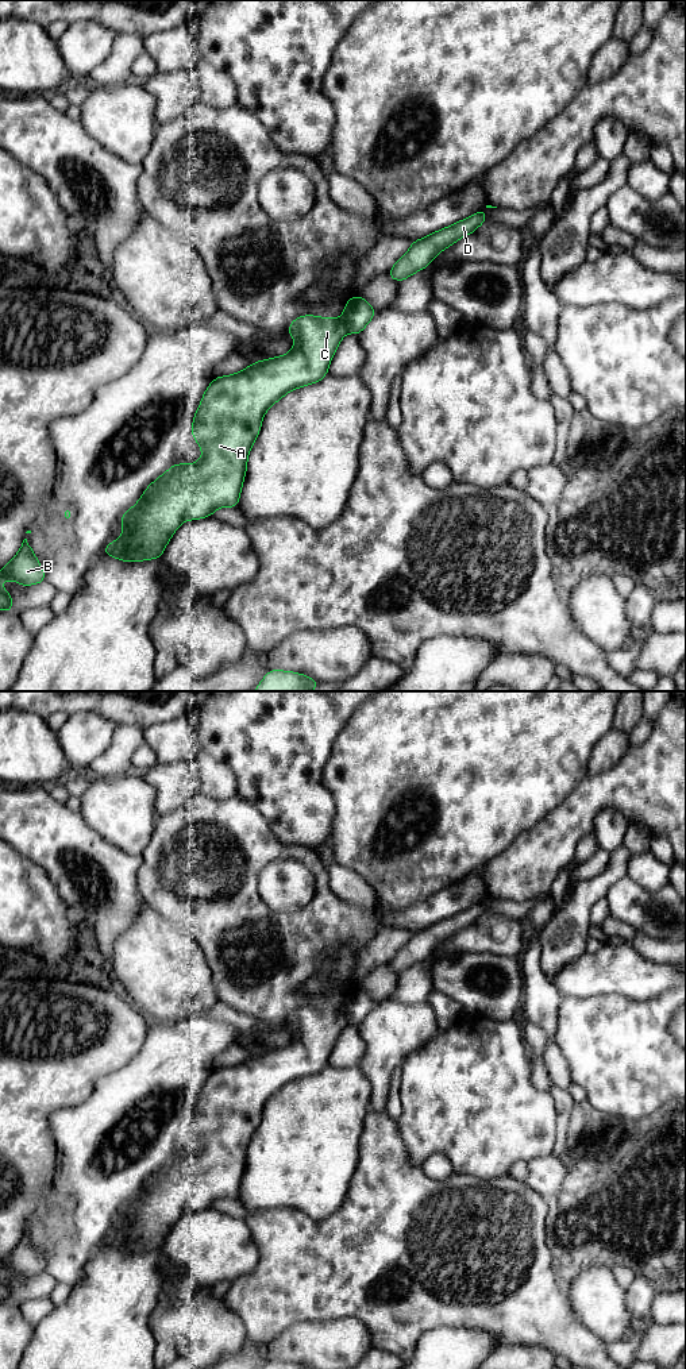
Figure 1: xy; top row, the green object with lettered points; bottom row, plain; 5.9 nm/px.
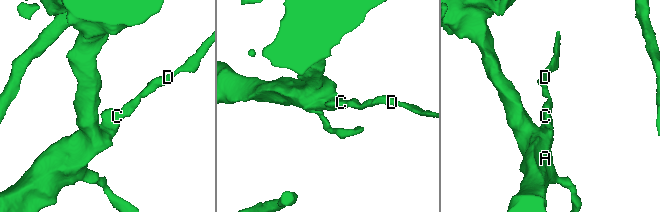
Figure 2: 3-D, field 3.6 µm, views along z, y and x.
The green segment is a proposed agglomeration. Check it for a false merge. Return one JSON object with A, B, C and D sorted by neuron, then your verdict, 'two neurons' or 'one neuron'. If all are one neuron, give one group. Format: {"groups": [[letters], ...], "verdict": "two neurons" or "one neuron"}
{"groups": [["A", "B", "C"], ["D"]], "verdict": "two neurons"}

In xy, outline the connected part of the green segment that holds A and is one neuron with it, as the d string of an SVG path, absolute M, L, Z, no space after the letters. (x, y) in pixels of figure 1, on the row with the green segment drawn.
M304 315L294 319L288 328L286 335L294 336L294 346L290 352L266 360L257 360L232 375L215 377L203 394L199 410L193 416L190 431L203 451L203 458L193 464L173 464L165 474L149 485L142 498L120 516L124 532L119 540L113 540L104 547L104 555L123 562L158 559L163 555L170 537L184 521L209 517L221 506L238 508L247 470L247 456L261 432L265 413L286 393L321 381L328 374L329 362L347 332L346 324L340 319Z

